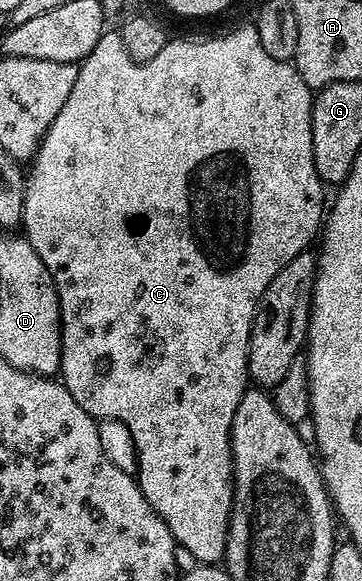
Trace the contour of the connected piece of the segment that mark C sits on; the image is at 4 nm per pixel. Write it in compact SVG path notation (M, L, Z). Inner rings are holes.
M255 27L248 29L236 29L233 33L224 33L221 37L212 37L209 41L176 41L169 39L162 51L154 55L154 59L149 61L134 61L132 56L126 51L124 41L116 31L106 31L102 39L98 39L94 51L86 55L83 61L79 62L80 70L78 79L74 79L74 88L71 89L66 103L62 103L62 111L50 123L46 135L40 140L40 145L36 148L36 156L31 158L30 164L26 169L24 179L24 202L22 203L22 233L38 251L38 259L46 263L46 271L54 279L54 287L58 291L60 300L60 373L64 386L78 399L78 407L82 407L92 417L108 421L121 421L128 428L128 433L132 436L132 445L136 448L136 465L134 476L140 483L142 495L154 507L154 511L170 527L172 538L176 541L181 550L184 549L193 558L196 563L220 563L223 562L224 552L226 551L226 539L228 538L228 528L230 527L230 515L232 514L232 496L234 495L234 475L232 474L232 424L234 423L234 411L238 411L238 403L242 403L242 395L250 387L250 378L248 376L248 340L252 324L256 318L256 308L260 306L262 295L266 287L270 287L270 279L290 263L299 253L305 252L308 245L317 240L318 234L322 229L322 222L326 216L326 201L324 205L324 192L326 186L321 181L318 171L314 167L314 143L312 142L312 98L313 90L302 79L302 75L297 71L295 64L278 59L270 59L270 54L262 48L262 39L258 39L258 31Z

